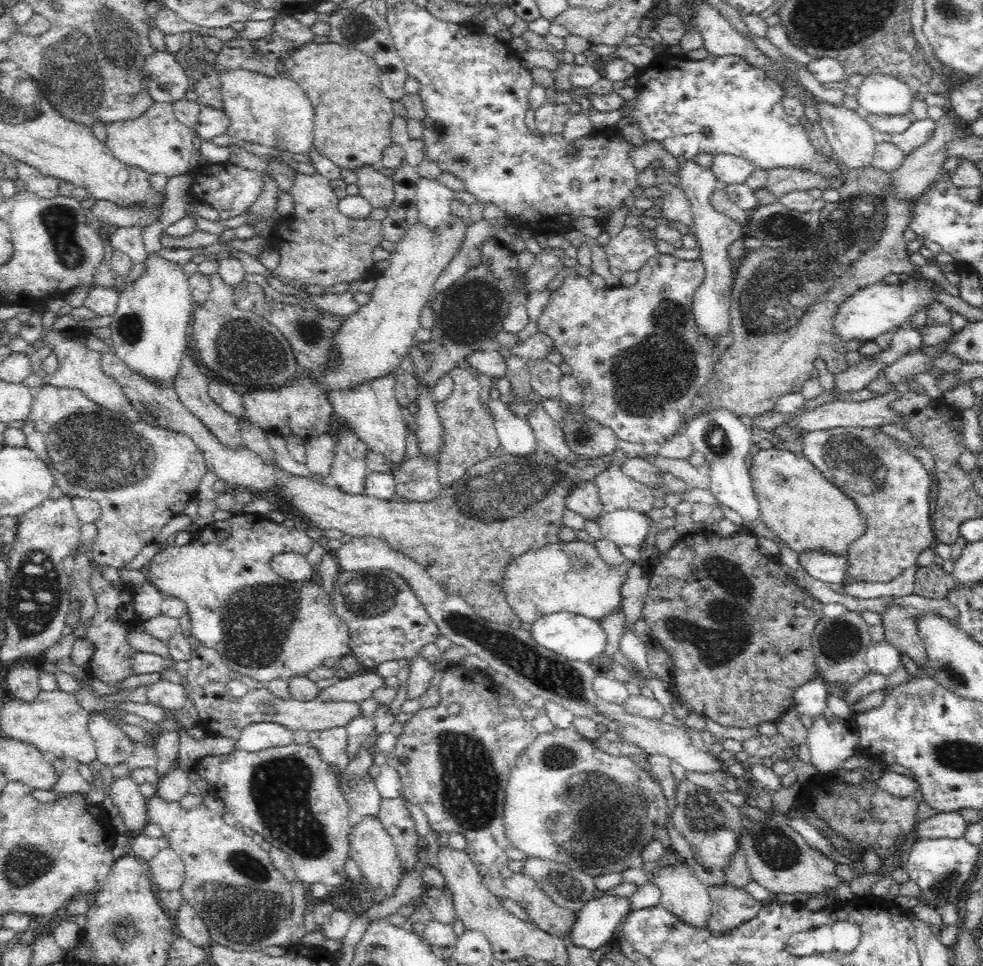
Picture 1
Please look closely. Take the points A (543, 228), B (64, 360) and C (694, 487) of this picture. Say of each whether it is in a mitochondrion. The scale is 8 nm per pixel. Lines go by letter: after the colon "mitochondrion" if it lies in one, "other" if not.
A: other
B: other
C: other

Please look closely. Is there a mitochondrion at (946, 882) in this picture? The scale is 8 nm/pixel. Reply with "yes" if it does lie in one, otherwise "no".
yes

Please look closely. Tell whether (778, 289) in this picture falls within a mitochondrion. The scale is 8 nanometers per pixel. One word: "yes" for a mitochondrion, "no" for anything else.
yes

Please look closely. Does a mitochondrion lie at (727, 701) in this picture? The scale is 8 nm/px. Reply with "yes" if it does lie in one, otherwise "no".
no

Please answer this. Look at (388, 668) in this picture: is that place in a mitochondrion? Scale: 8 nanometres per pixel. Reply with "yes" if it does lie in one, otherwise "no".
no

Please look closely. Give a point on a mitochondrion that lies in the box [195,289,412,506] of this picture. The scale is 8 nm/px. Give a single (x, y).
(247, 353)

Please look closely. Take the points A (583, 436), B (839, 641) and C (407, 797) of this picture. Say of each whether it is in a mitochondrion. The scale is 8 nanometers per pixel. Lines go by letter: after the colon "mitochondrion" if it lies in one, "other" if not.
A: mitochondrion
B: mitochondrion
C: other

